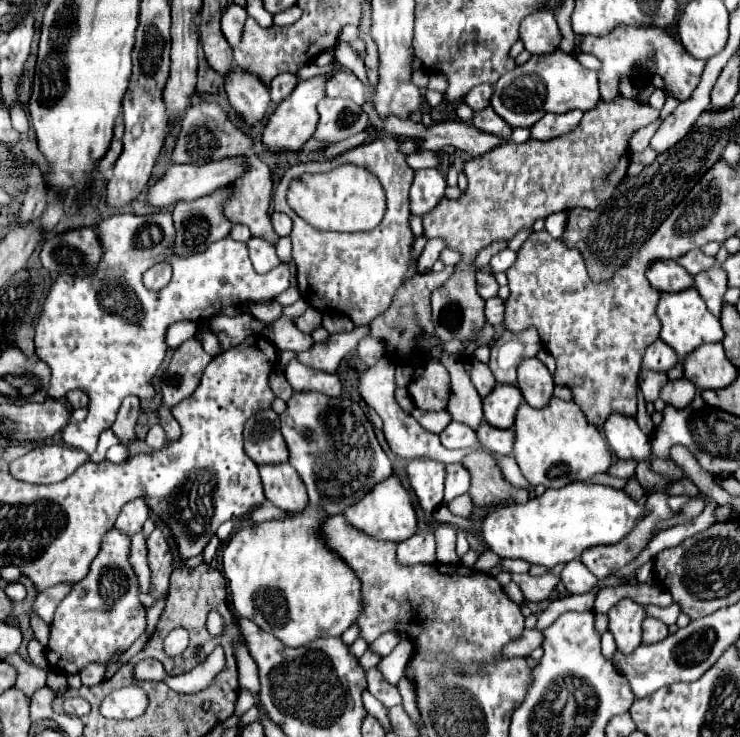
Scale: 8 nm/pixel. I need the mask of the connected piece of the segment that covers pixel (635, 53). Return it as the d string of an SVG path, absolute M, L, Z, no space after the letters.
M617 25L611 33L603 37L583 35L579 41L579 49L583 53L595 55L601 61L601 69L597 71L597 75L599 75L603 101L613 101L619 95L619 83L623 77L635 83L635 81L643 81L647 75L659 75L665 81L665 93L679 101L685 101L699 85L701 73L707 65L707 61L687 55L685 47L675 37L671 37L665 29L659 27Z

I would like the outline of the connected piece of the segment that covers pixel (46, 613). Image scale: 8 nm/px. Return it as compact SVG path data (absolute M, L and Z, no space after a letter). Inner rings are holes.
M59 583L47 591L41 591L33 603L33 611L45 621L51 623L53 621L53 613L57 609L57 605L61 603L61 599L73 589L75 583Z

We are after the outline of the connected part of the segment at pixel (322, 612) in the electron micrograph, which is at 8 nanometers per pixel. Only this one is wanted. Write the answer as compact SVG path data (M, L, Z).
M307 505L307 511L291 515L285 521L245 523L223 551L223 573L229 579L233 609L239 617L253 621L259 629L275 635L285 647L303 647L319 637L339 637L359 617L359 579L335 555L331 555L315 537L315 529L325 519L323 511Z

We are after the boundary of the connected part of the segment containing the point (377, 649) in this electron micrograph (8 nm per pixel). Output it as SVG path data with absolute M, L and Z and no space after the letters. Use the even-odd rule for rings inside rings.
M385 633L385 635L381 635L379 639L375 639L373 643L369 643L369 649L371 649L373 653L377 653L379 657L385 657L385 655L389 655L389 653L393 651L393 647L395 647L401 639L403 639L403 635L399 635L399 633Z

